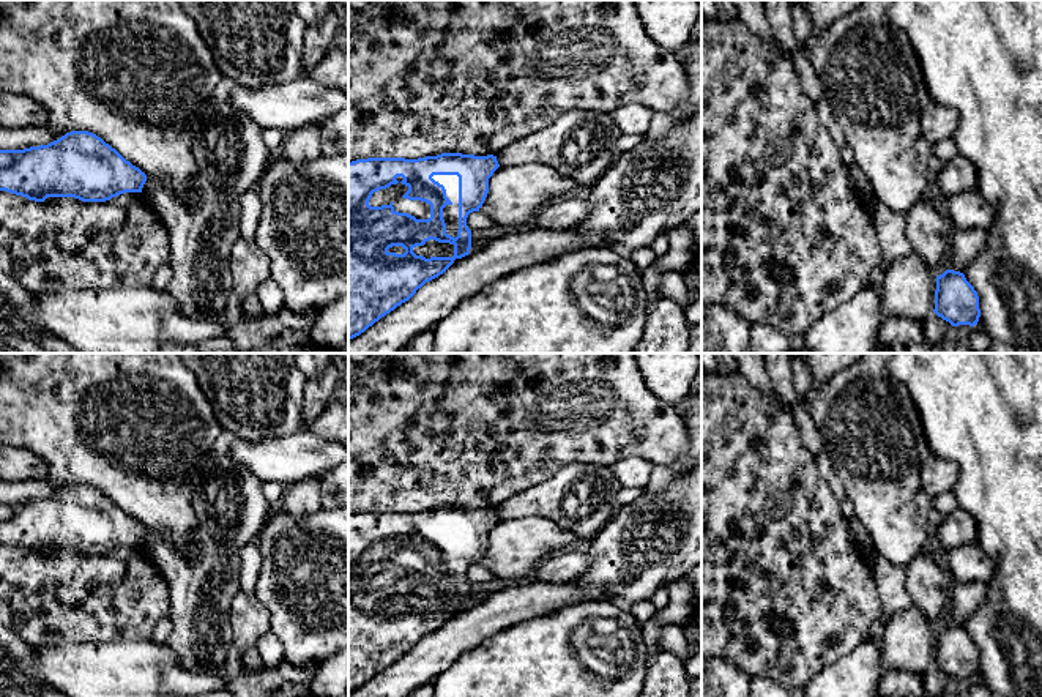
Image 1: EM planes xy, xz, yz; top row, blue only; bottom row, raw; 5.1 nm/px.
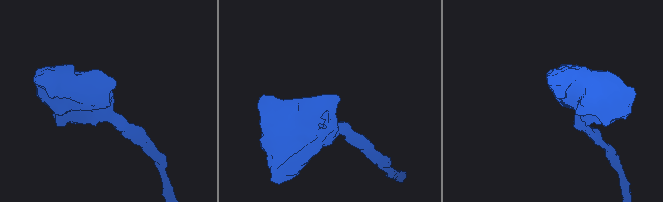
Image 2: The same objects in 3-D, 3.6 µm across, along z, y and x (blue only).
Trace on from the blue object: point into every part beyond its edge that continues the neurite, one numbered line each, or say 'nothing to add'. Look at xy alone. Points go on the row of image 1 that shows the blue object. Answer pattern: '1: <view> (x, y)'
nothing to add

